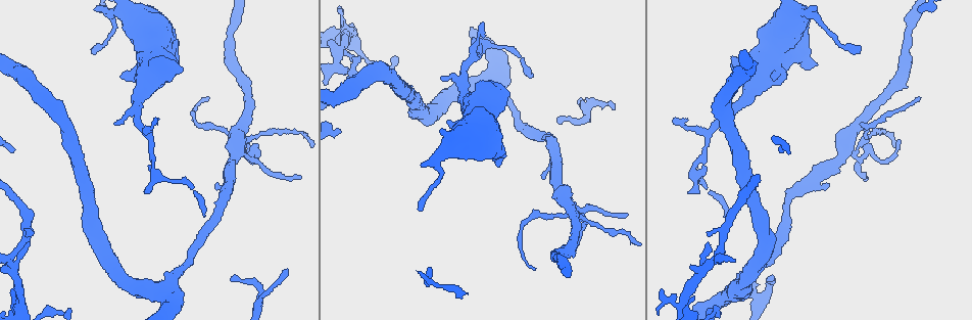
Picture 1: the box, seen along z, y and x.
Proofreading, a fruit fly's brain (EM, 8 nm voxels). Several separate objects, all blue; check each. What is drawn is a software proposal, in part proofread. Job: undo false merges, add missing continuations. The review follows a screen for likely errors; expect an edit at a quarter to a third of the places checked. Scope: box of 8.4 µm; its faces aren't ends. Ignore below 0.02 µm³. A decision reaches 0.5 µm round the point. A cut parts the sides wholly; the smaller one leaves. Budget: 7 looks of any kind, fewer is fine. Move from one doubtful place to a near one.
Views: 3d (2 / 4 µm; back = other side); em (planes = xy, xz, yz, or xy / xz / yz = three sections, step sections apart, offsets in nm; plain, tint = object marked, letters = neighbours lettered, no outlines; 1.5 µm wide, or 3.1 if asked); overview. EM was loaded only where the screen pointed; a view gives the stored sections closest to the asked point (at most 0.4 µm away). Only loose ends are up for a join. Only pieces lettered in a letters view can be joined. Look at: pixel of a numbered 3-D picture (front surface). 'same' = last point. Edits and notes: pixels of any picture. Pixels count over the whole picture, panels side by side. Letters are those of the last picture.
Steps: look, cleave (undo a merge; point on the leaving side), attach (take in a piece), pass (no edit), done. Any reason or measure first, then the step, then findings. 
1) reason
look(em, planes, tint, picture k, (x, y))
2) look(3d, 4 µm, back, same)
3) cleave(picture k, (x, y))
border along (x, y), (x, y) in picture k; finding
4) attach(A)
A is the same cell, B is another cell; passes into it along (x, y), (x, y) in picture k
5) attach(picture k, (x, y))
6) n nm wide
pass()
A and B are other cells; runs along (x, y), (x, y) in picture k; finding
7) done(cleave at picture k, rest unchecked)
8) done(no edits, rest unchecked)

free end
look(3d, 4 µm, picture 1, (559, 124))

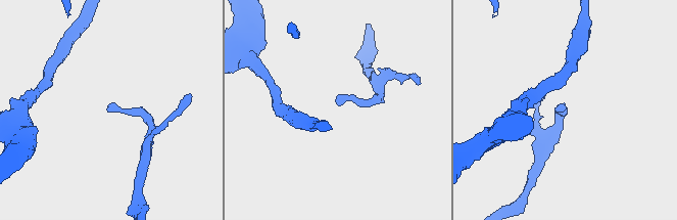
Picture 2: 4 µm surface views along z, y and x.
shape alone is not enough
look(em, yz, step 8, letters, picture 2, (335, 101))

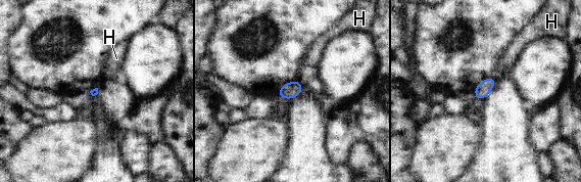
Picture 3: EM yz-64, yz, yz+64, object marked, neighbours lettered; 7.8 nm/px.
pass()
H is another cell; border along (296, 79), (303, 88) in picture 3; no lettered piece goes on from it

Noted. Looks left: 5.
free end
look(em, planes, letters, picture 1, (707, 244))

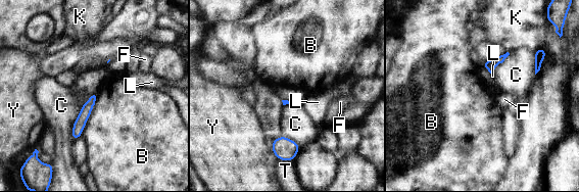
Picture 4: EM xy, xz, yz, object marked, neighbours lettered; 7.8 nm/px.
pass()
B, C, F, K, L, T and Y are other cells; runs along (93, 98), (74, 137) in picture 4; no lettered piece goes on from it

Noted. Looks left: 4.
thick end
look(em, planes, letters, picture 1, (498, 167))

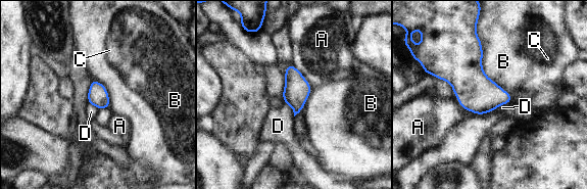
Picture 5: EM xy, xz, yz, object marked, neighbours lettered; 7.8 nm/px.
B touches over 550 nm
pass()
A, B, C and D are other cells; no lettered piece goes on from it

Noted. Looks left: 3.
done(no edits, rest unchecked)

